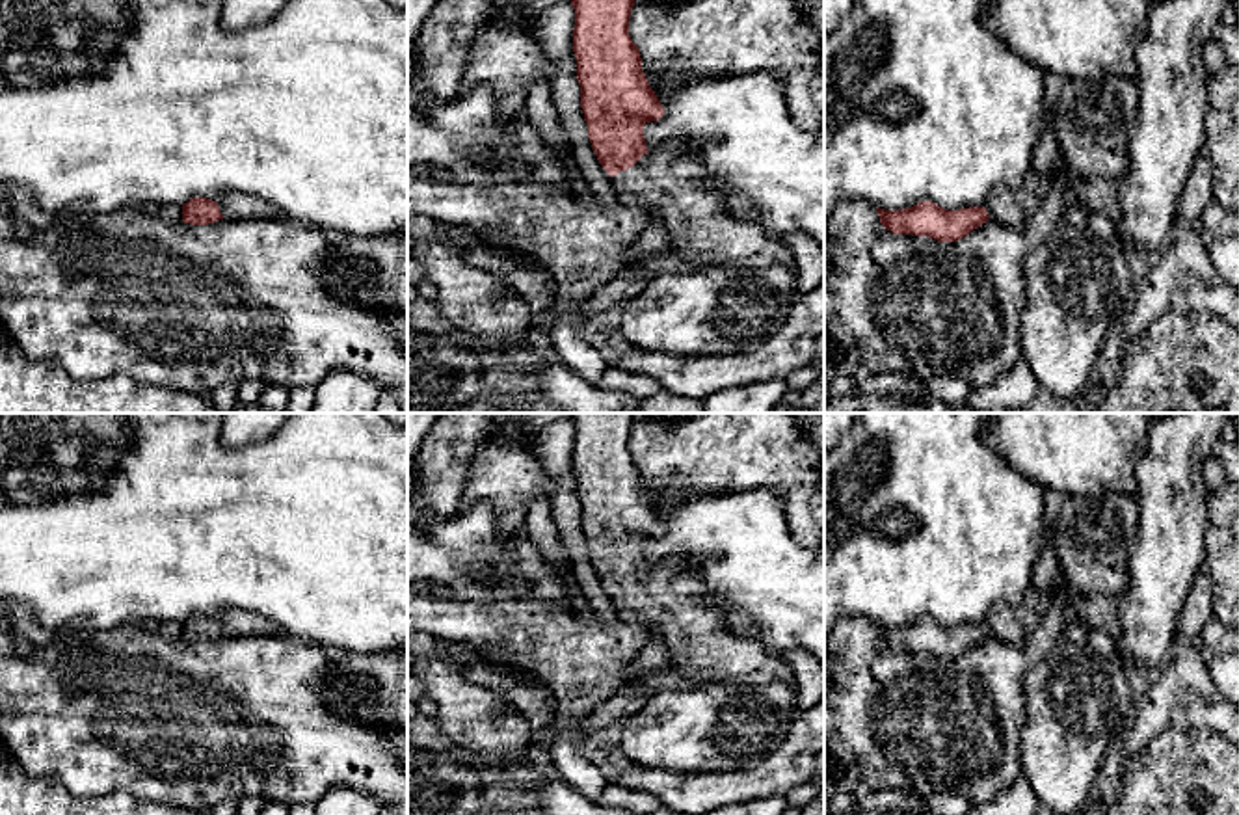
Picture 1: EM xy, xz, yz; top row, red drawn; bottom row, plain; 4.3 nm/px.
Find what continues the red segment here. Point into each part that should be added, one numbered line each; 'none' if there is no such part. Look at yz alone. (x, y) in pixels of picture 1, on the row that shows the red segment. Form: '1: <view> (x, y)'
1: yz (1012, 207)

